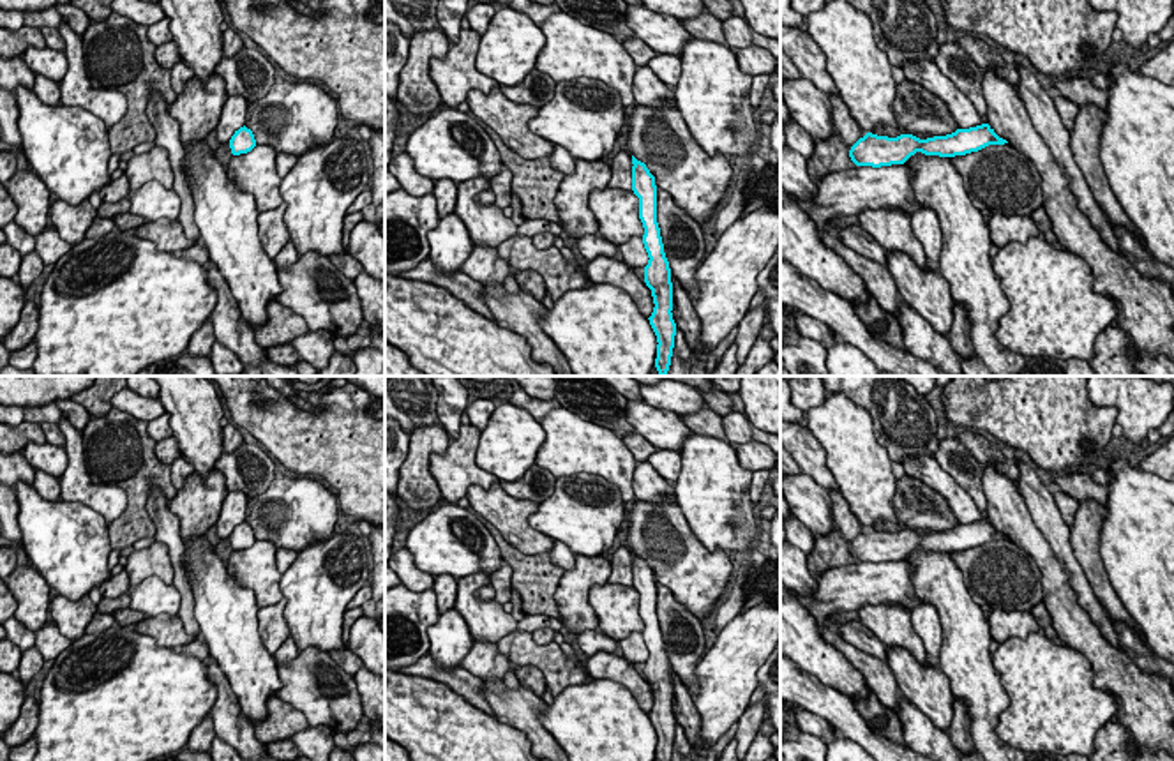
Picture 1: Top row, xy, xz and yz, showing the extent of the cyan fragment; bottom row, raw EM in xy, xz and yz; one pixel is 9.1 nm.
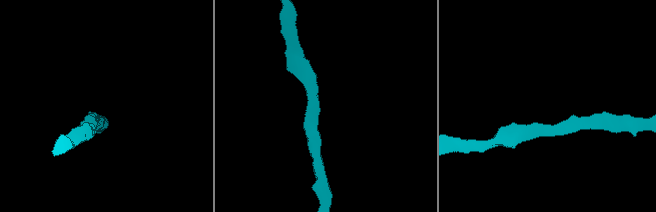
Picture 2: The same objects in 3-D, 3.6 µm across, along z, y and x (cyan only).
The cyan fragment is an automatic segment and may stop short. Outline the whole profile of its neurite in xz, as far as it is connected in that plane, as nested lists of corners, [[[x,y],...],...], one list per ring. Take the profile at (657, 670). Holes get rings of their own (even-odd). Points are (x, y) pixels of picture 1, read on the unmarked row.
[[[632,551],[632,586],[639,593],[639,614],[644,623],[643,639],[648,648],[644,678],[651,685],[653,708],[648,713],[657,731],[655,761],[671,761],[676,719],[673,715],[673,678],[671,664],[664,648],[660,623],[657,618],[657,581],[655,572],[644,558]]]

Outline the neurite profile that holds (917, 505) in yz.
[[[907,473],[897,480],[892,498],[897,517],[909,528],[946,531],[959,524],[948,500],[930,489],[922,478]]]

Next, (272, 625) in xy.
[[[281,599],[277,604],[258,609],[258,632],[270,655],[290,637],[284,607],[286,599]]]

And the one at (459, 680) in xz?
[[[425,653],[413,666],[394,667],[392,671],[445,683],[455,694],[463,696],[471,706],[493,717],[493,708],[484,697],[482,680],[463,667],[443,669],[429,653]]]

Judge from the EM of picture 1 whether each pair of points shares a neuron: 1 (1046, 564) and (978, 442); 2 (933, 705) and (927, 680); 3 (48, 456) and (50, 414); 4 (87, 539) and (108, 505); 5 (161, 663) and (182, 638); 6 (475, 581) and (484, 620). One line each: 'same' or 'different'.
1: different
2: same
3: different
4: different
5: different
6: same

